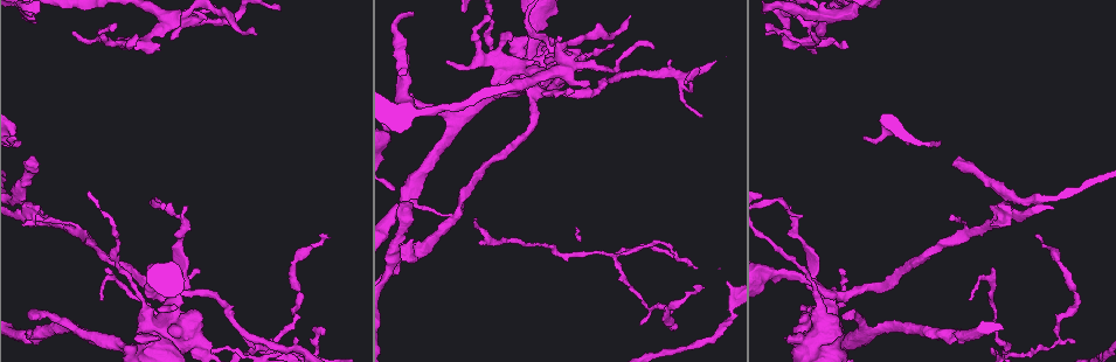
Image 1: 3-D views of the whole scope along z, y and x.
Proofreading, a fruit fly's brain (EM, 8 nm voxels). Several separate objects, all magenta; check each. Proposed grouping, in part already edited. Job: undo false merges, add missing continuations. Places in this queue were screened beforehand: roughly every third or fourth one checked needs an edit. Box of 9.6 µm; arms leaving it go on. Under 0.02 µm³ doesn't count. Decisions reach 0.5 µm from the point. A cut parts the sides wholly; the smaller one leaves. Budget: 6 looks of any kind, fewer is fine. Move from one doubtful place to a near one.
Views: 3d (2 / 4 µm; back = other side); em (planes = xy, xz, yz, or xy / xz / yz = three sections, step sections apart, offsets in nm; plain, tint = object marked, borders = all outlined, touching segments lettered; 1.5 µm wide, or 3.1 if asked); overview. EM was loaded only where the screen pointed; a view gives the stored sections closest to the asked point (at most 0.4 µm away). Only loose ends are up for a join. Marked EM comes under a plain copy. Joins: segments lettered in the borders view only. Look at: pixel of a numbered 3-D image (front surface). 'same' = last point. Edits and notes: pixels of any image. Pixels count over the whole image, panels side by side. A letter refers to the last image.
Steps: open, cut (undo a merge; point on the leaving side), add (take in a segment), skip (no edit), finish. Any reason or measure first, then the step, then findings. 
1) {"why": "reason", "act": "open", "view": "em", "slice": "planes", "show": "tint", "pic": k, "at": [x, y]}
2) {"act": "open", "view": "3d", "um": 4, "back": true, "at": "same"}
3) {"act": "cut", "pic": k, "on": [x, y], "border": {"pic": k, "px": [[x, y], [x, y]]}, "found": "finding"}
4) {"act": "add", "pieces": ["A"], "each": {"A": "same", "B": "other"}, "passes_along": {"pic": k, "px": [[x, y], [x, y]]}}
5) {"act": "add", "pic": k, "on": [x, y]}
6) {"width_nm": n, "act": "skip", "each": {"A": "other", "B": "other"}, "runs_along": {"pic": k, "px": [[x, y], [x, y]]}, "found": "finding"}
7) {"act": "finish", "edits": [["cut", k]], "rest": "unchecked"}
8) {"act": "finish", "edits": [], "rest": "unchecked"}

{"why": "an open end", "act": "open", "view": "3d", "um": 4, "back": true, "pic": 1, "at": [296, 338]}

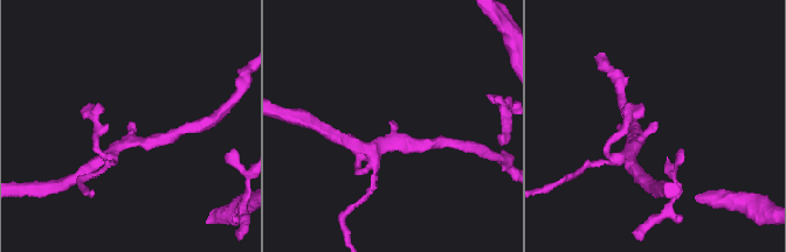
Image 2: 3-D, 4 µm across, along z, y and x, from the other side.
{"why": "shape alone is not enough", "act": "open", "view": "em", "slice": "planes", "show": "tint", "pic": 2, "at": [392, 120]}

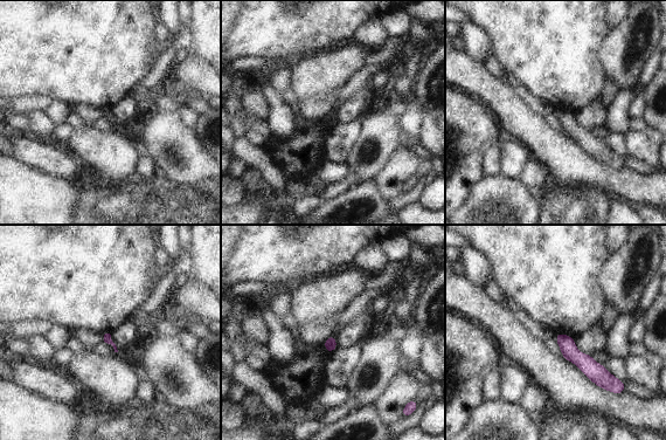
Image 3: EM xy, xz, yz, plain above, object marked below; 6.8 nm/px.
{"act": "open", "view": "em", "slice": "planes", "show": "borders", "at": "same"}

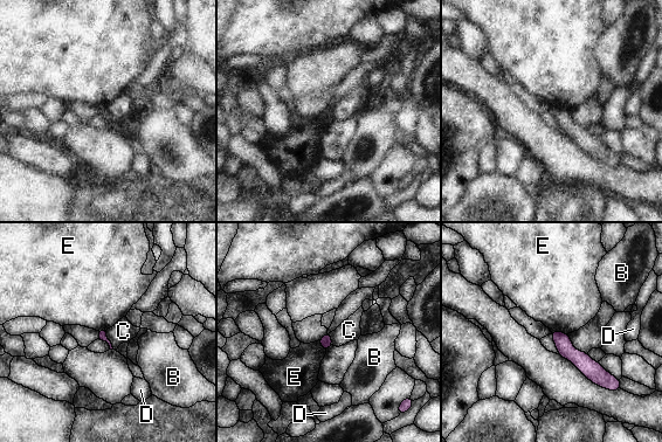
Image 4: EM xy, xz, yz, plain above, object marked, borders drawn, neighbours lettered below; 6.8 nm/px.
{"longest_contact_nm": ["C", 140], "act": "skip", "each": {"B": "other", "C": "other", "D": "other", "E": "other"}, "runs_along": {"pic": 4, "px": [[554, 333], [590, 368], [607, 379]]}, "found": "none of them fits"}

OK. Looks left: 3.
{"why": "thin end", "act": "open", "view": "3d", "um": 4, "pic": 1, "at": [970, 298]}

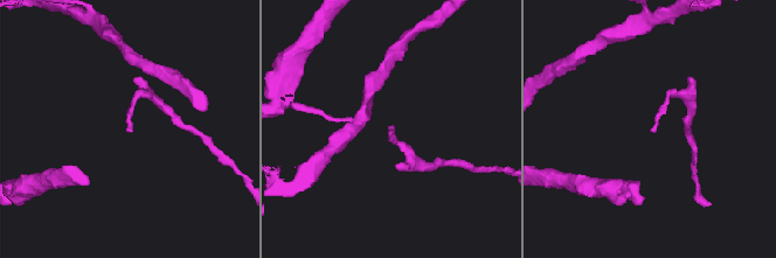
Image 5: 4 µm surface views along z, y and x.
{"act": "open", "view": "em", "slice": "xz", "step": 4, "show": "tint", "pic": 5, "at": [651, 131]}

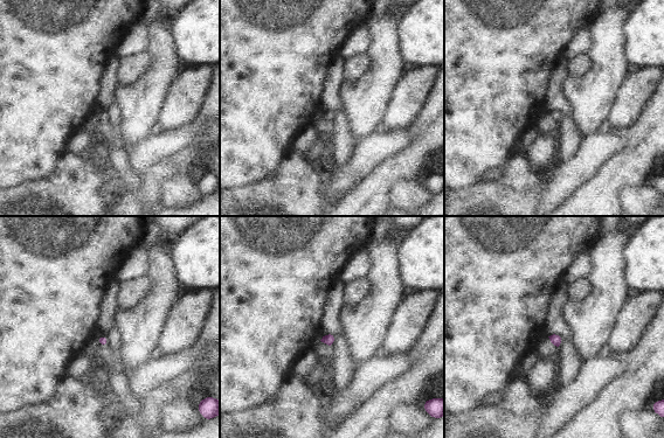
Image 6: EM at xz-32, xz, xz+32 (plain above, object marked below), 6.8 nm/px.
{"act": "open", "view": "em", "slice": "planes", "show": "borders", "at": "same"}

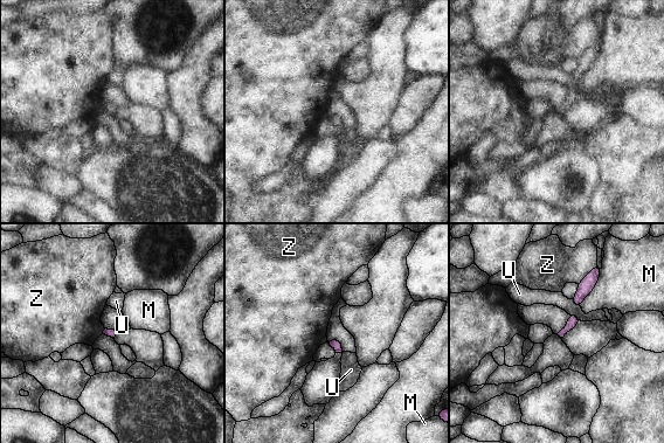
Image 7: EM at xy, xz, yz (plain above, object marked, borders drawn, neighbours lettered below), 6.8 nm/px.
{"act": "skip", "each": {"M": "other", "U": "other", "Z": "other"}, "border": {"pic": 7, "px": [[602, 268], [594, 289], [580, 306]]}, "found": "no lettered segment goes on from it"}

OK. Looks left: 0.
{"act": "finish", "edits": [], "rest": "unchecked"}

